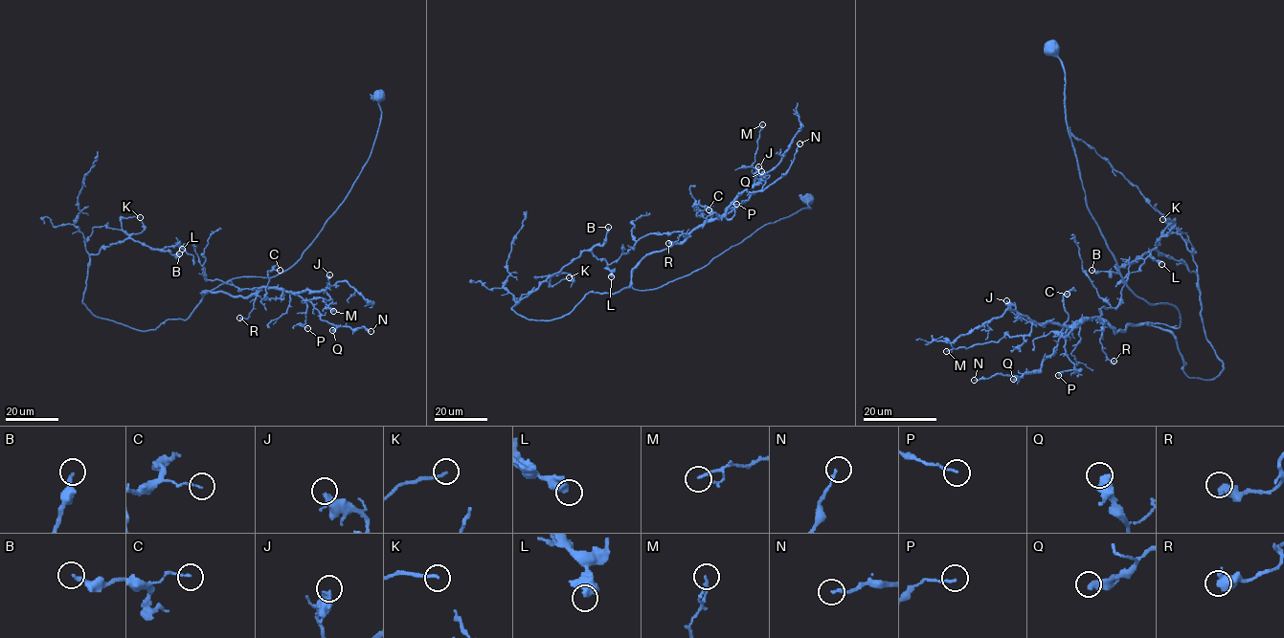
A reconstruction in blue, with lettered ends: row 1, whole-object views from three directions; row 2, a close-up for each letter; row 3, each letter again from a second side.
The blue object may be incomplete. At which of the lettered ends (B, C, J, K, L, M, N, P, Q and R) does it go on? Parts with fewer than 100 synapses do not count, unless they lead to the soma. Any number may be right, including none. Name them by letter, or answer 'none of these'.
none of these

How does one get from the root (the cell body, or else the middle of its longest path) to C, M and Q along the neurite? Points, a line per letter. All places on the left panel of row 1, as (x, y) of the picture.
C: (379, 96), (371, 156), (303, 255), (202, 293), (280, 297), (264, 299), (280, 270)
M: (379, 96), (371, 156), (303, 255), (274, 276), (236, 277), (202, 291), (324, 291), (333, 311)
Q: (379, 96), (371, 156), (303, 255), (274, 276), (236, 277), (202, 291), (294, 293), (332, 330)

